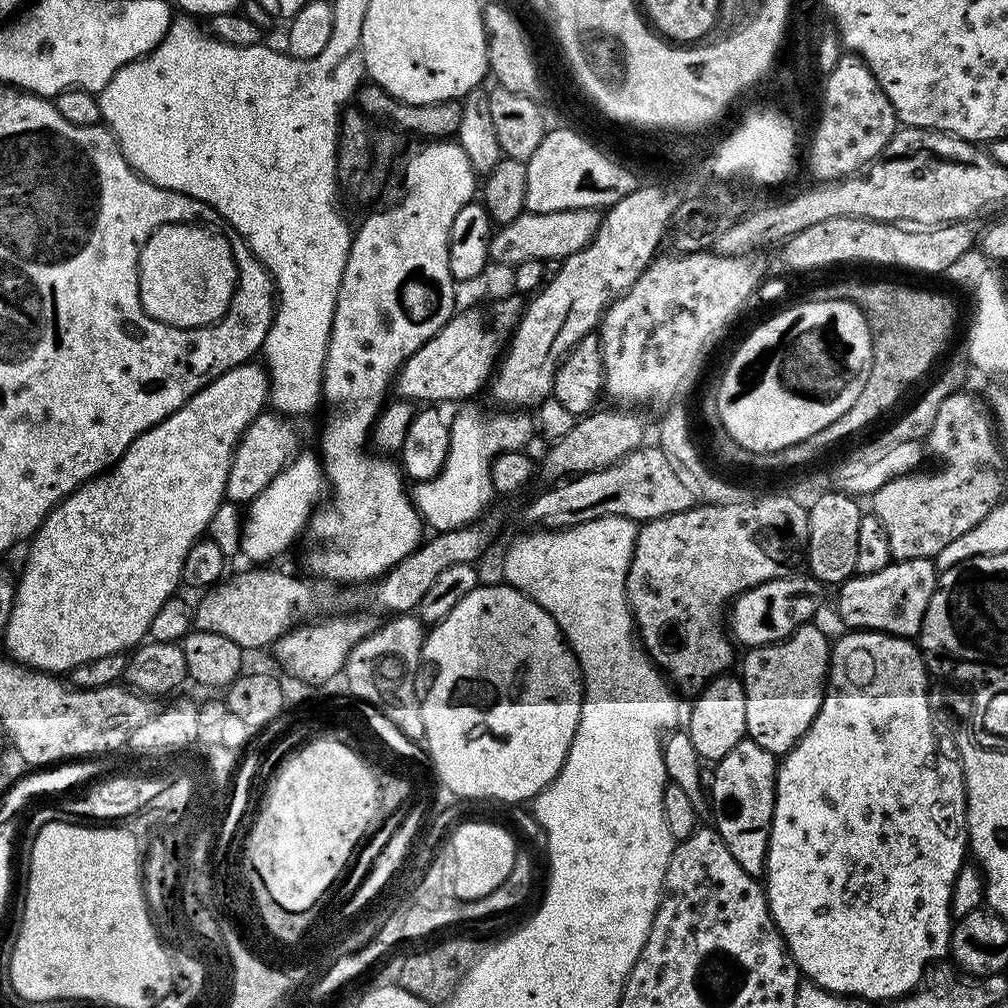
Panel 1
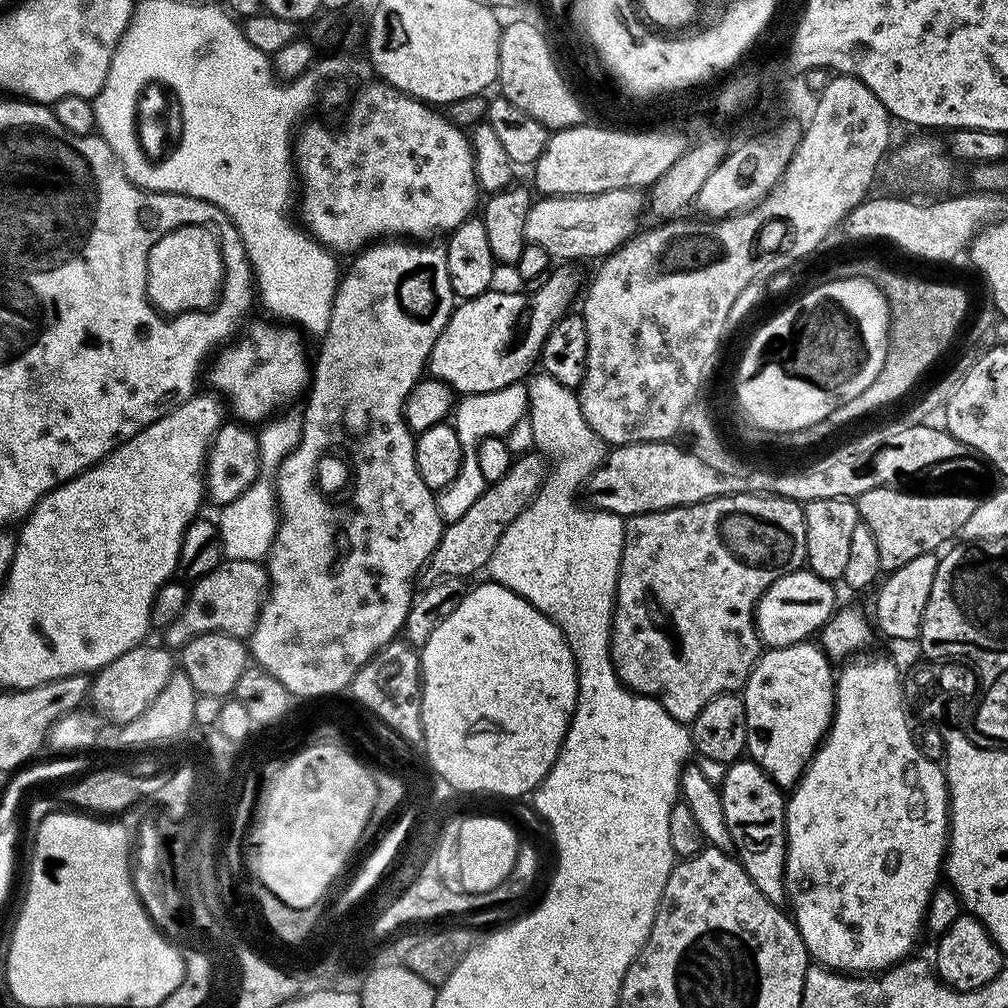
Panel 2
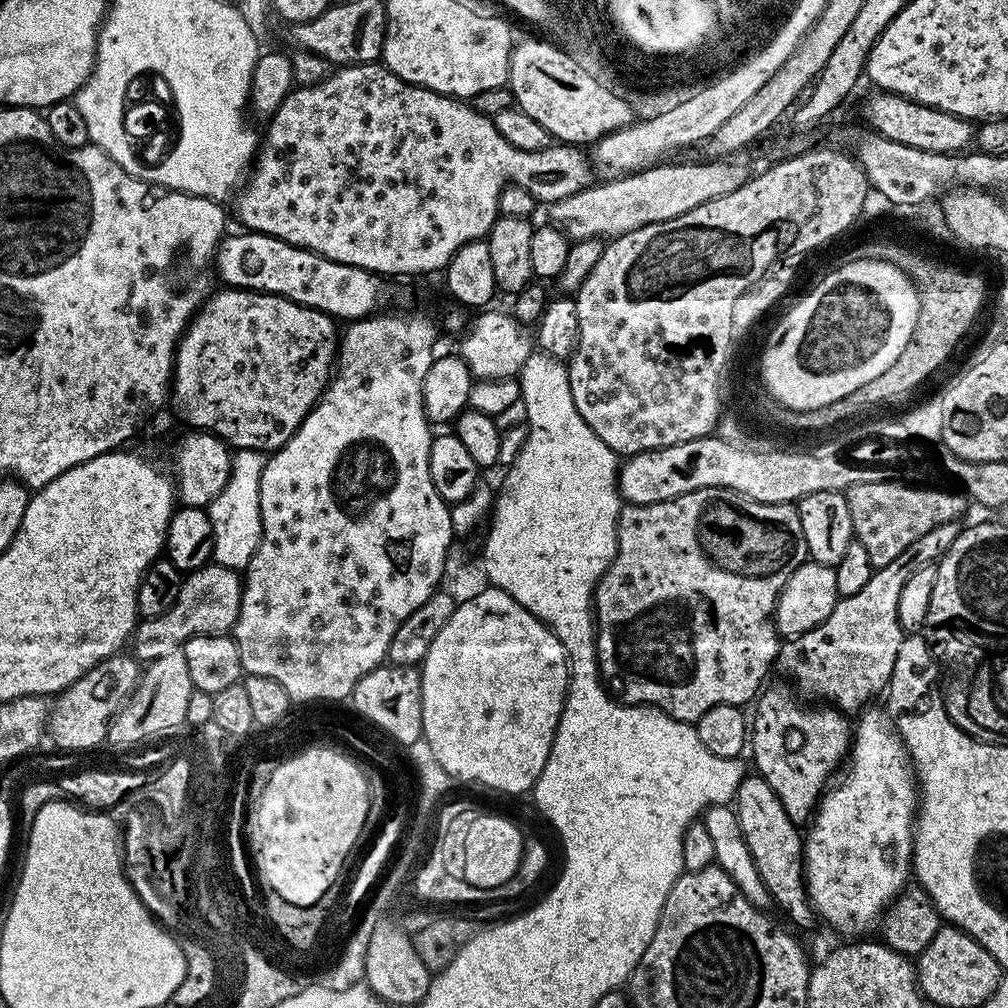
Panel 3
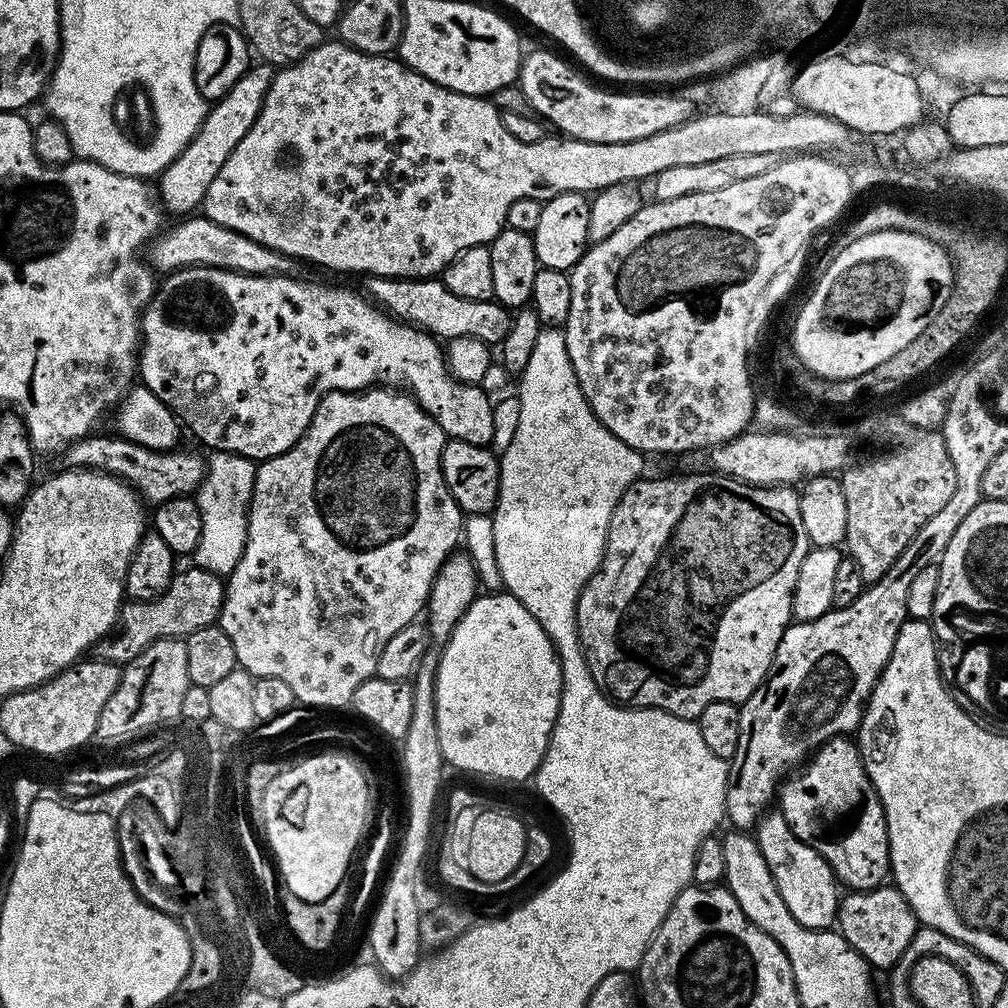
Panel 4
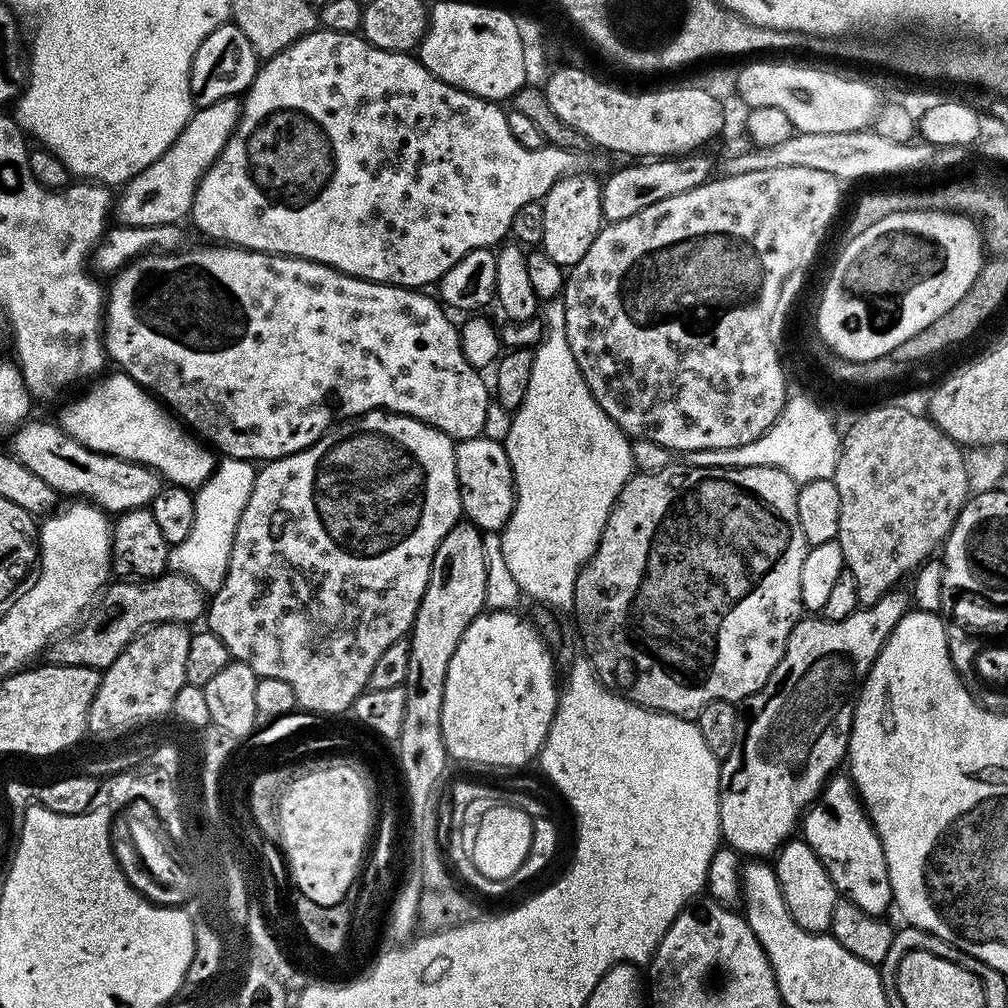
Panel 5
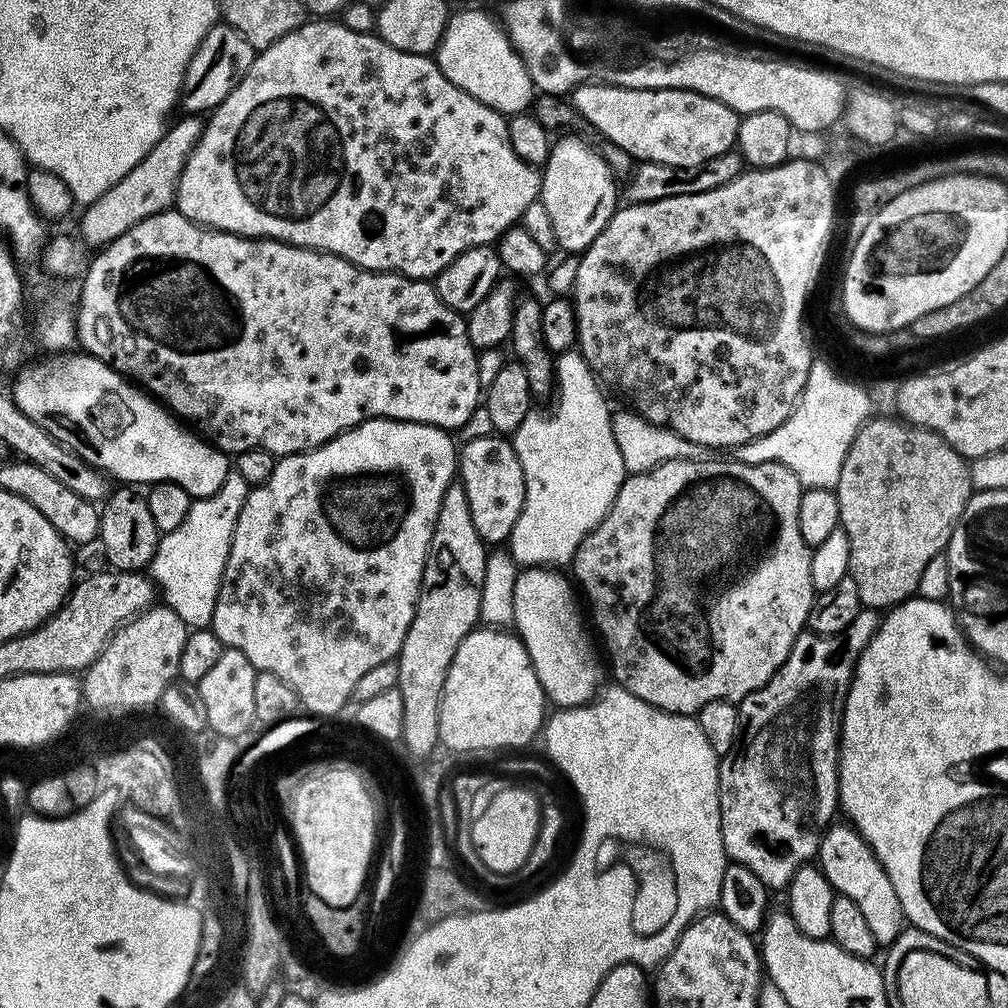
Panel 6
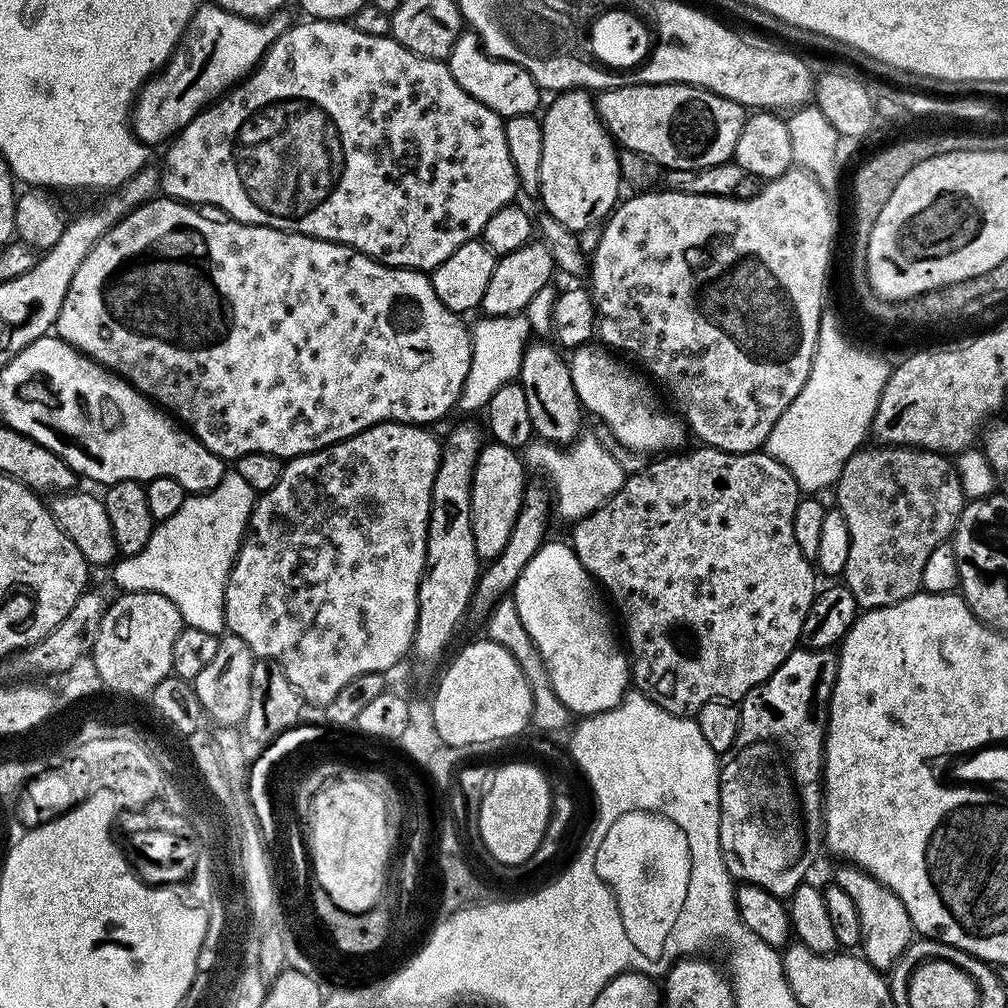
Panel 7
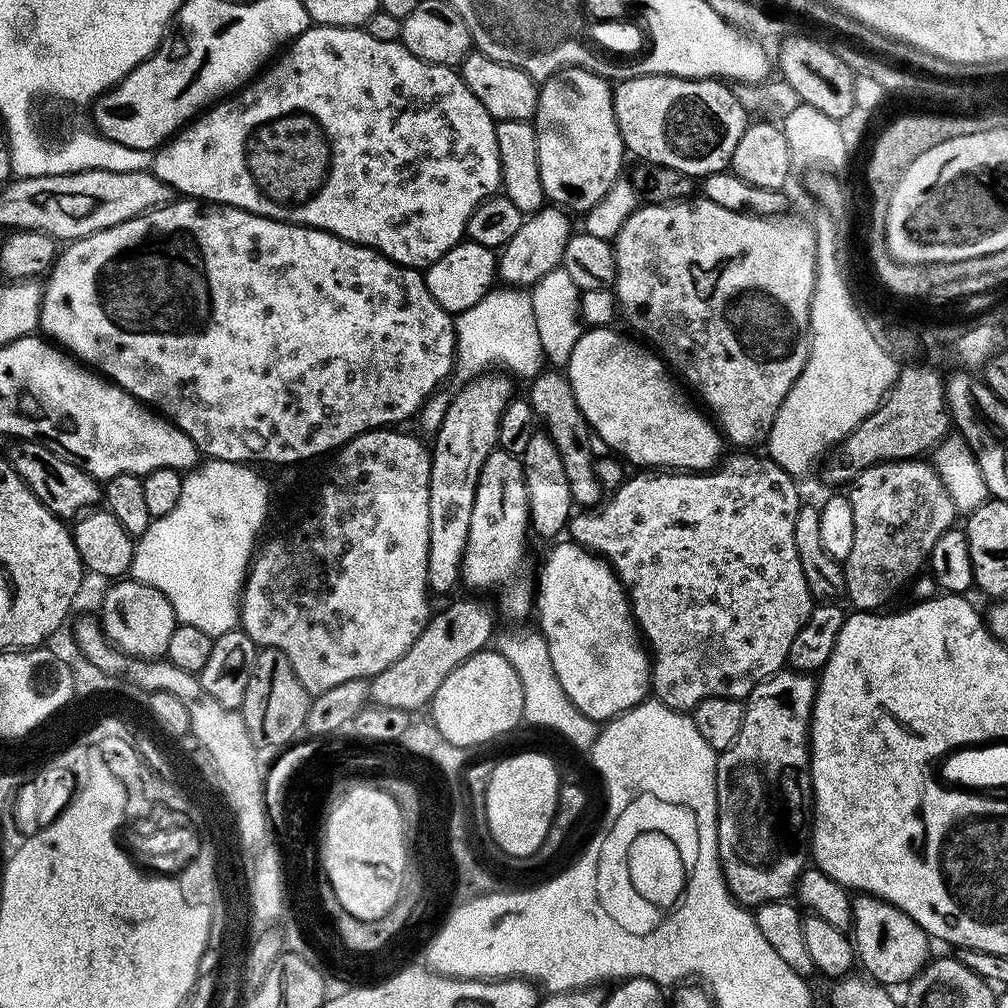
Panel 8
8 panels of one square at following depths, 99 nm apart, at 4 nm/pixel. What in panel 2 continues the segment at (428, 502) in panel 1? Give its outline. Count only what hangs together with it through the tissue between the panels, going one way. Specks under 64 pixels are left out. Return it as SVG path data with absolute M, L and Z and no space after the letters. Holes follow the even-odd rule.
M524 382L502 386L502 390L490 390L486 394L459 397L454 408L454 427L460 439L460 445L464 447L464 461L458 470L458 478L454 478L454 482L450 482L450 486L439 489L436 505L440 511L441 520L451 522L462 518L462 514L466 514L466 510L470 510L470 506L474 506L474 502L478 502L478 494L482 494L485 490L482 470L478 470L478 458L475 454L480 441L491 436L507 437L507 432L520 419L523 421L528 411L528 385Z

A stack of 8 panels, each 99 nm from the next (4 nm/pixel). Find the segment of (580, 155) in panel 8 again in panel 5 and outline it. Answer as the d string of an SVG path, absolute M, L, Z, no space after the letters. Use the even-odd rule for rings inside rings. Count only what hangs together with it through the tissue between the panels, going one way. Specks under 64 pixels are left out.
M573 174L564 176L557 184L550 186L550 190L544 195L544 217L542 218L542 250L550 258L554 258L554 262L558 262L560 267L568 270L573 264L576 264L582 258L582 254L586 254L586 250L590 250L590 242L594 242L594 238L600 233L602 225L605 223L602 214L602 194L600 193L601 181L595 180L592 176L584 176L588 174Z

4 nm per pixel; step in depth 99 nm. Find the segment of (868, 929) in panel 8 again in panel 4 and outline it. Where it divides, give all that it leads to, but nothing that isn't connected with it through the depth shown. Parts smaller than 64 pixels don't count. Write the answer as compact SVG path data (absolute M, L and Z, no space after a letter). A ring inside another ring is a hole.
M835 736L832 740L821 744L807 763L792 775L789 775L778 789L778 810L784 815L786 822L790 822L790 830L794 830L798 838L802 838L807 844L812 844L814 850L818 850L818 854L826 858L837 881L845 889L853 892L869 892L881 887L890 876L888 827L882 802L866 774L859 743L848 736Z

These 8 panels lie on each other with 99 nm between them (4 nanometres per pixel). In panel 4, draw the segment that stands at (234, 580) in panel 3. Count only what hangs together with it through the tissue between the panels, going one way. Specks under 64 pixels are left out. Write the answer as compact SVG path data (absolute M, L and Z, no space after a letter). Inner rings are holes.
M195 566L181 567L173 576L166 594L153 600L128 600L121 603L116 624L103 640L97 642L94 652L99 659L109 660L112 664L126 665L146 646L166 638L186 638L194 630L217 623L220 619L224 601L225 581L210 570Z

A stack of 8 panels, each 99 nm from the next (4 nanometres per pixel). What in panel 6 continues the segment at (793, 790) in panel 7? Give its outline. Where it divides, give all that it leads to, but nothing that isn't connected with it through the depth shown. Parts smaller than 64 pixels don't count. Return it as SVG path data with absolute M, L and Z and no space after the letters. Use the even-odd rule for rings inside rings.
M861 610L858 618L846 630L838 634L820 636L817 632L803 631L794 642L786 662L758 690L754 690L745 700L739 701L740 710L740 737L736 740L736 745L724 756L719 757L720 762L720 829L722 830L722 842L724 843L724 855L731 863L746 866L753 874L758 874L762 878L764 885L770 890L787 889L790 878L804 864L809 863L820 851L820 837L822 830L829 827L832 815L837 815L840 803L840 723L844 717L844 703L848 687L852 681L852 675L856 669L856 663L860 657L860 651L870 642L870 638L878 630L881 613L876 610Z

